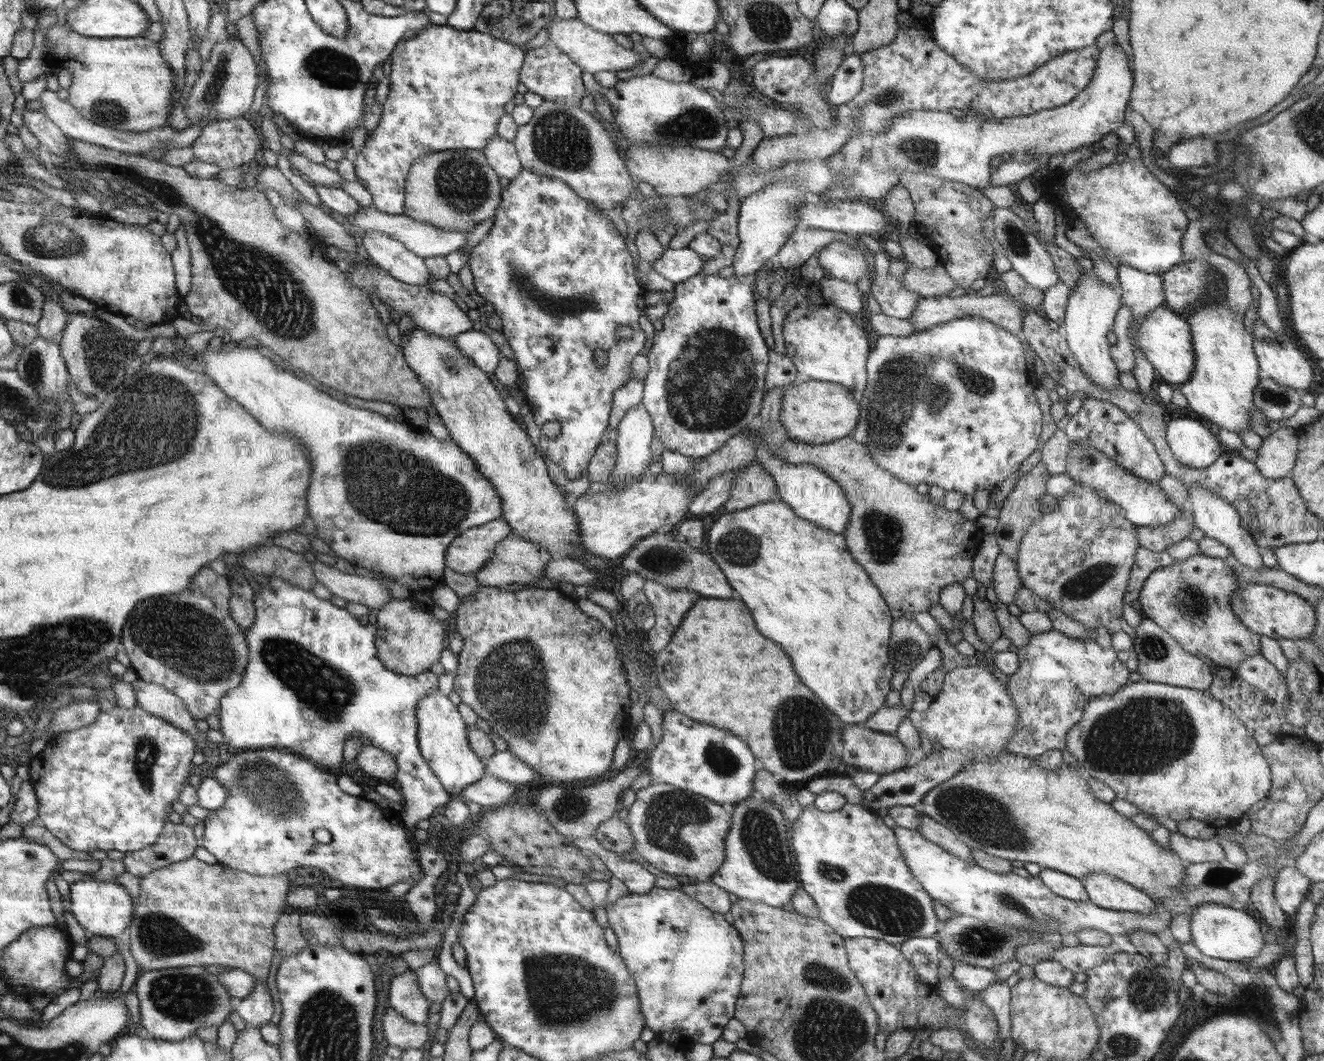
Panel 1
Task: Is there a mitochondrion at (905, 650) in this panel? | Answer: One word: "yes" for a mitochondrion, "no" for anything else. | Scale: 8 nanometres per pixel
yes

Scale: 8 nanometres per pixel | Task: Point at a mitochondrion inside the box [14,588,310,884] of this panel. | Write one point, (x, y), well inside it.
(190, 638)

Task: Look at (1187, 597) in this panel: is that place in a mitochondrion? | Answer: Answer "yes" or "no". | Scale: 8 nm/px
yes

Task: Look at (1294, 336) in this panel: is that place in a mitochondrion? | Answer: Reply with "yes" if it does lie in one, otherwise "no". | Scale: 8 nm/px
no

